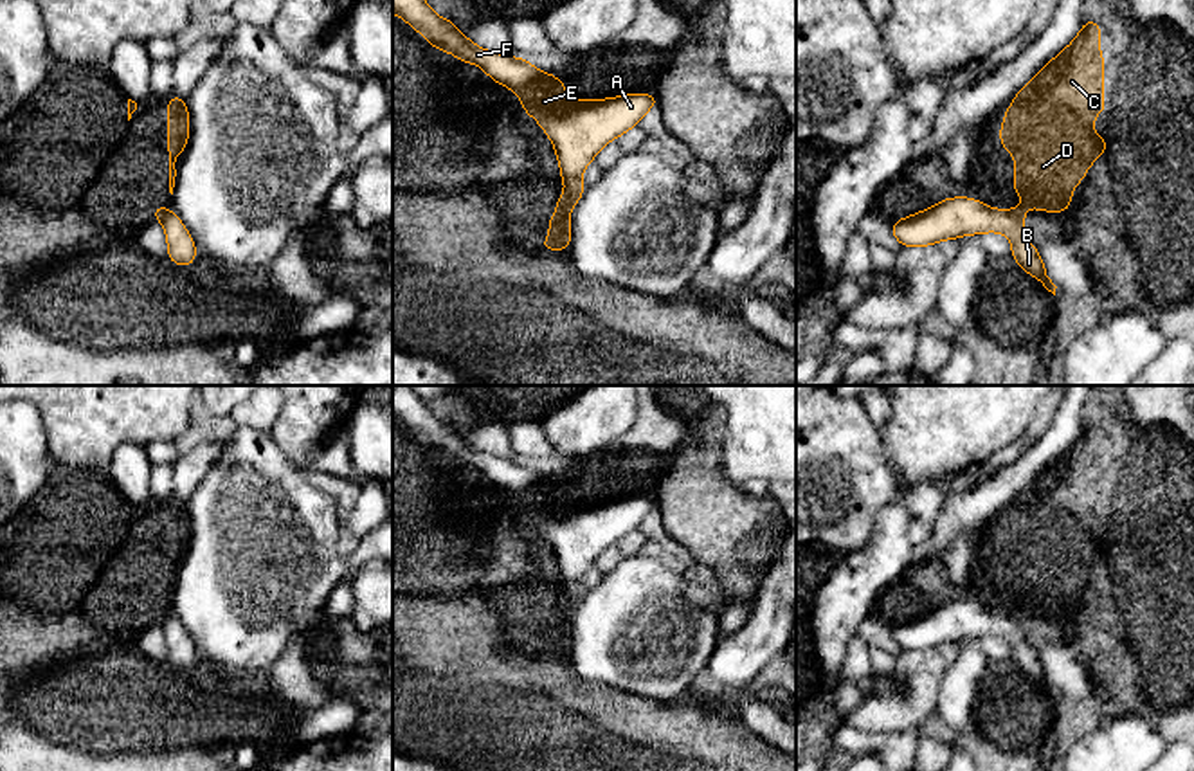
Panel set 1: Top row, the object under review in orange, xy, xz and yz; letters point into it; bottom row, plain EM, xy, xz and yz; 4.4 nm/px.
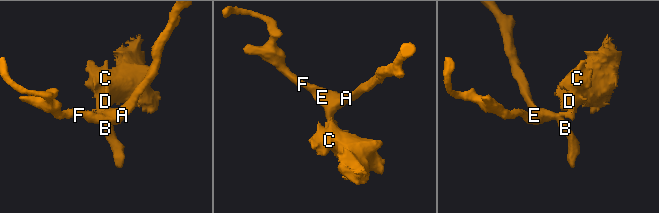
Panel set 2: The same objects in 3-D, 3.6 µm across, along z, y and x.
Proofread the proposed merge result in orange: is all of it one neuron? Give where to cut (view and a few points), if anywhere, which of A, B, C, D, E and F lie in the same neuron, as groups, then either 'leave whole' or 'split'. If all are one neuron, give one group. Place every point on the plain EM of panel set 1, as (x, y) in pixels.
cut xy (170, 613), (159, 624); groups A B E F / C D; split

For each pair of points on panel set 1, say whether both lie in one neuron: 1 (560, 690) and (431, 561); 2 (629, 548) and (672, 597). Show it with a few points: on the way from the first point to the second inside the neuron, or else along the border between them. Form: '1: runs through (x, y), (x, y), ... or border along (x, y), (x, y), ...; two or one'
1: runs through (528, 658), (463, 593); one
2: border along (640, 552), (622, 559), (606, 573); two

